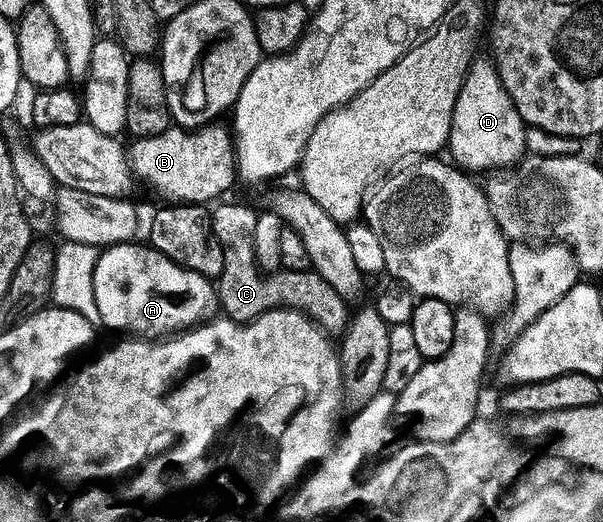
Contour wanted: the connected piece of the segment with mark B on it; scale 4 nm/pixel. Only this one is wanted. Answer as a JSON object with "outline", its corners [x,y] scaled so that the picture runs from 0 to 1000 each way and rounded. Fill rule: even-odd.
{"outline":[[[292,239],[277,255],[249,266],[229,266],[212,291],[222,337],[254,358],[284,393],[342,395],[365,383],[395,349],[390,261],[378,241],[348,239],[330,251],[308,251]]]}

